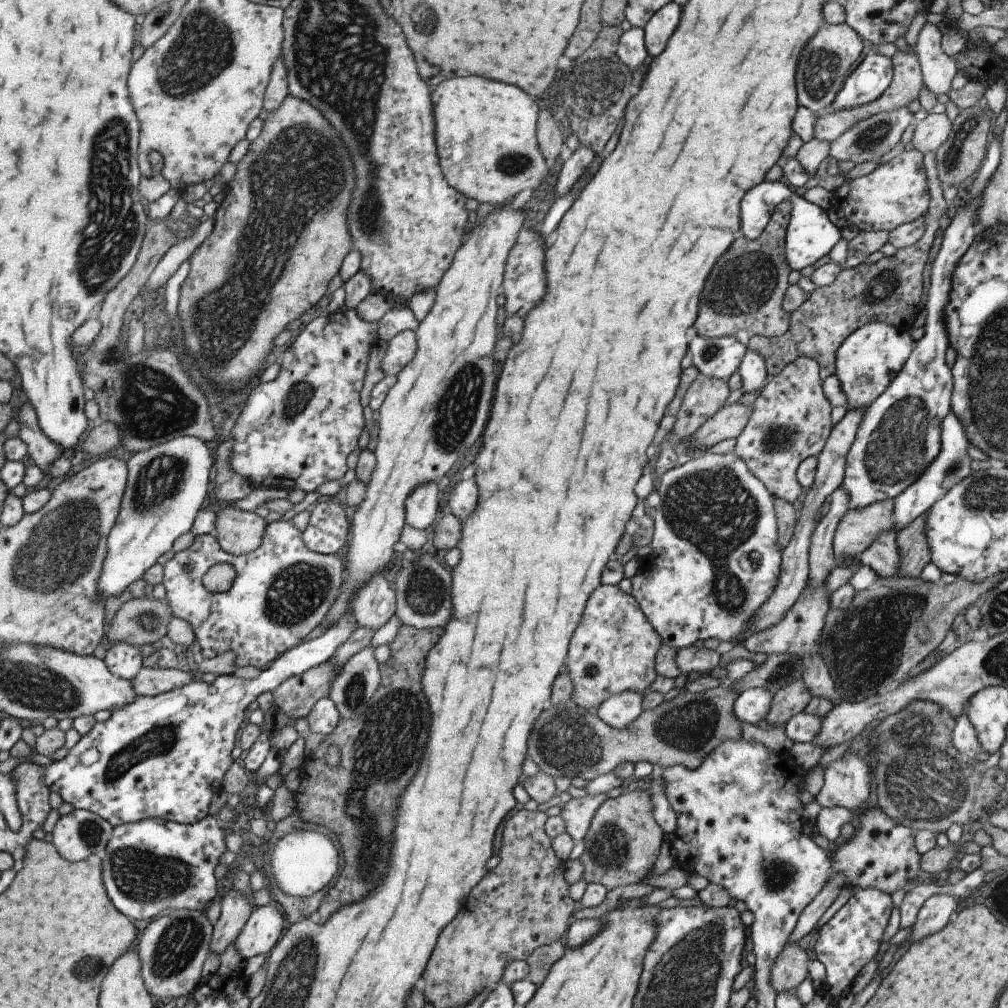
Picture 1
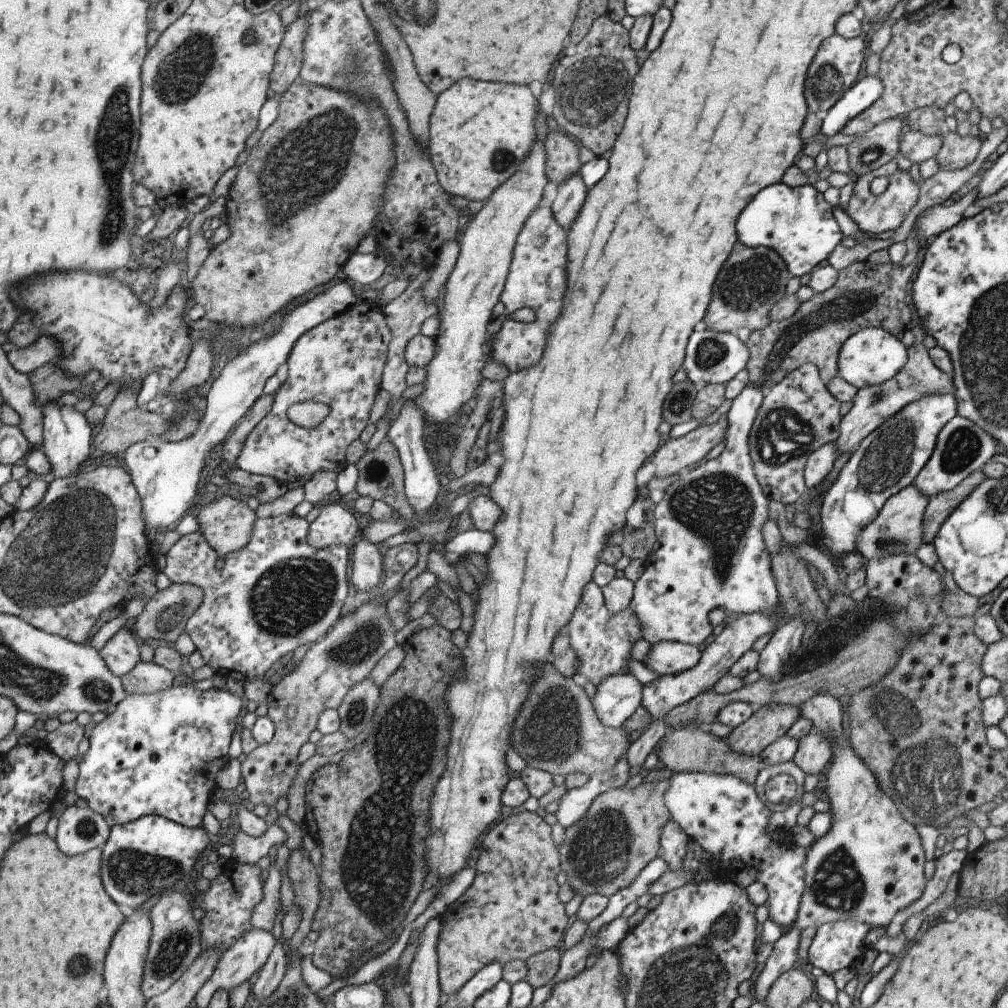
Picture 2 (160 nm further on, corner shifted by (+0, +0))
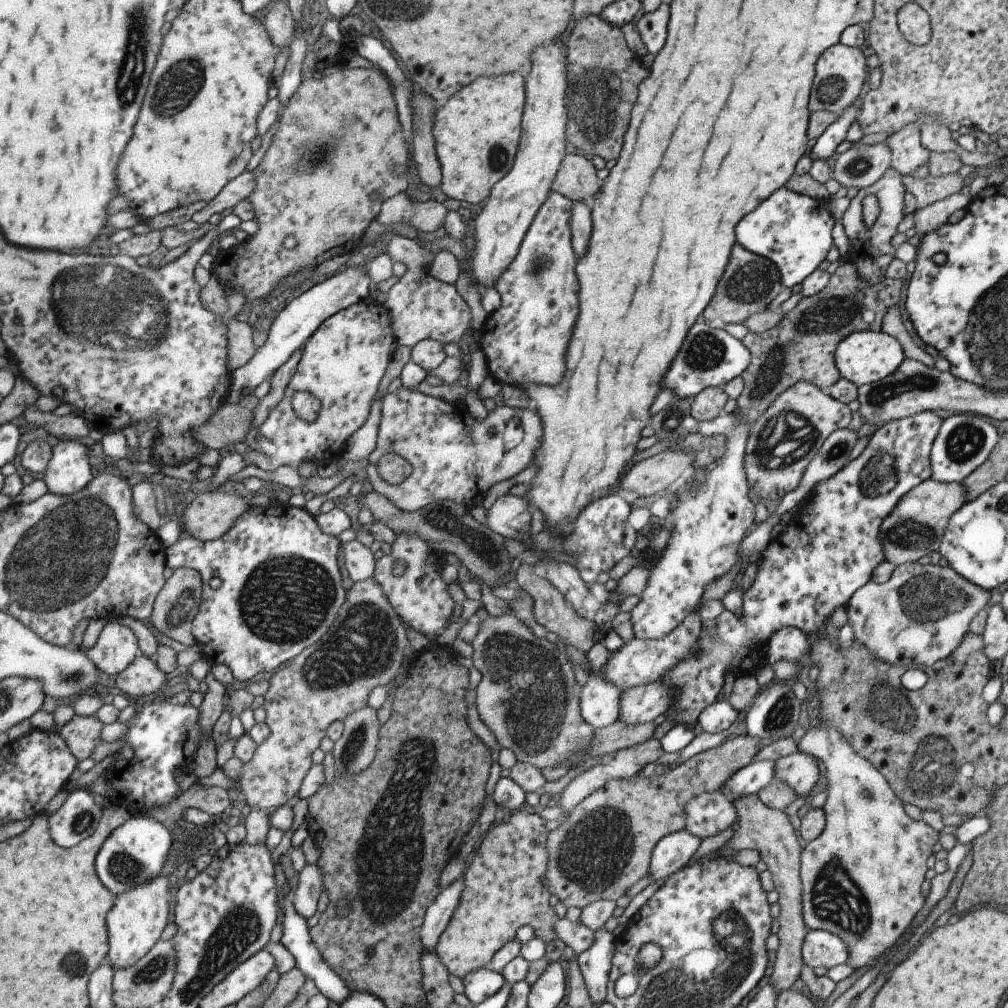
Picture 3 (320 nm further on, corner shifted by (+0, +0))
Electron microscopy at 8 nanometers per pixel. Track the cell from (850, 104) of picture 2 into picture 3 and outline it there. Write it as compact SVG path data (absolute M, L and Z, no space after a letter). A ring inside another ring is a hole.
M849 104L847 108L843 108L841 112L837 114L837 120L831 122L825 132L817 138L815 146L811 148L808 158L815 160L827 160L827 158L834 158L835 148L845 141L845 134L850 128L850 124L855 122L858 115L857 108L852 104Z

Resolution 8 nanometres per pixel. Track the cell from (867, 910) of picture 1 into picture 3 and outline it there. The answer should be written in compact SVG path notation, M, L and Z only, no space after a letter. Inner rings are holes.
M820 929L810 930L805 934L801 956L804 964L826 969L844 964L849 958L845 942Z

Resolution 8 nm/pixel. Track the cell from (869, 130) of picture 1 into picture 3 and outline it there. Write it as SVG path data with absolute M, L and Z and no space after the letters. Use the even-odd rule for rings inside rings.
M857 142L843 154L834 156L830 175L842 187L865 188L890 168L890 158L891 152L884 142L872 146Z

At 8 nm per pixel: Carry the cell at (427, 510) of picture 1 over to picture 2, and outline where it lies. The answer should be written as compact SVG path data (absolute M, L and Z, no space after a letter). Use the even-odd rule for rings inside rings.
M411 399L403 402L403 406L397 412L397 418L390 424L386 438L393 444L402 467L403 492L407 506L413 510L414 514L426 512L435 502L437 494L444 483L440 478L440 472L427 455L425 447L425 428L423 426L423 412L419 406Z

